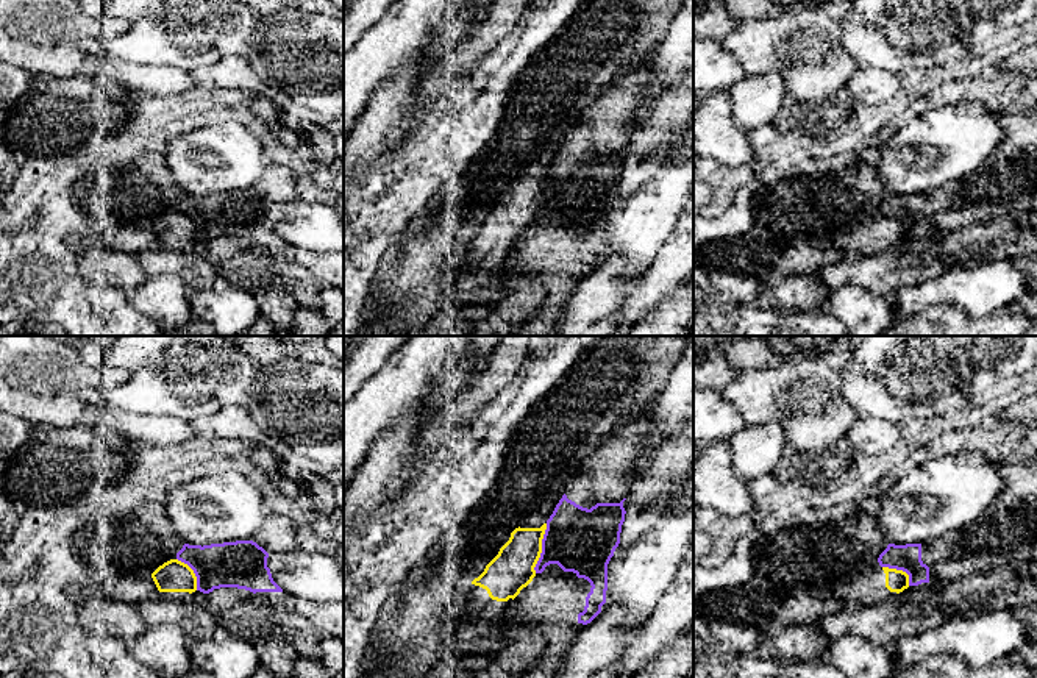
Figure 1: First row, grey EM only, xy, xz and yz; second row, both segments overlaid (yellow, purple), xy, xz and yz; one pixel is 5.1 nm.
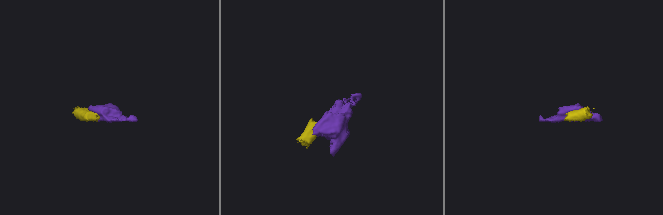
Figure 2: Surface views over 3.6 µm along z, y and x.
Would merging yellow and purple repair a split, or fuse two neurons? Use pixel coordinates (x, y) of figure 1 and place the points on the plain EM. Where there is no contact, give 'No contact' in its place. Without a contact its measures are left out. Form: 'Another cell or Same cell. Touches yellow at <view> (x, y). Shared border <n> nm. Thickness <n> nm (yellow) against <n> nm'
Another cell. Touches yellow at xz (541, 199). Shared border 260 nm. Thickness 220 nm (yellow) against 340 nm

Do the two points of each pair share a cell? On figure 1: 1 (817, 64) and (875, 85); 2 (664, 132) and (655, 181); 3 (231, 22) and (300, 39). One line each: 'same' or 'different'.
1: different
2: different
3: different

